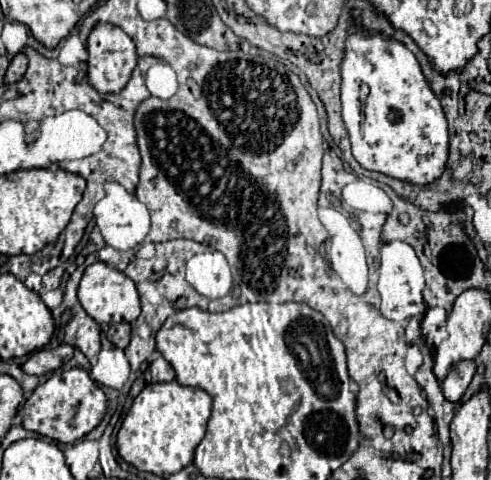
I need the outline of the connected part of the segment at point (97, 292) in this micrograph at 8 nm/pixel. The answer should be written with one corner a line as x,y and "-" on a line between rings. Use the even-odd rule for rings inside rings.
98,261
90,267
86,267
80,287
78,287
78,297
80,303
84,305
84,311
96,319
100,325
112,325
112,323
132,323
136,321
136,317
140,315
140,299
138,299
138,291
132,279
128,279
122,271

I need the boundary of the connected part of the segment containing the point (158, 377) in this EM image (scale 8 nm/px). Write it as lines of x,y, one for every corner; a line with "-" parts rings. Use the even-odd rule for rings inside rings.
156,357
150,363
150,377
152,377
152,383
160,383
160,381
172,381
176,375
164,357

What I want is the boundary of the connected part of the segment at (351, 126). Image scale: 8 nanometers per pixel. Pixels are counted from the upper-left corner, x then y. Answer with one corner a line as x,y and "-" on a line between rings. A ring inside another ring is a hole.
350,11
352,29
344,43
340,65
342,75
342,119
350,133
352,153
356,161
370,171
380,171
408,183
432,183
446,167
448,159
448,123
442,105
430,89
414,53
400,41
384,33
364,33
360,11

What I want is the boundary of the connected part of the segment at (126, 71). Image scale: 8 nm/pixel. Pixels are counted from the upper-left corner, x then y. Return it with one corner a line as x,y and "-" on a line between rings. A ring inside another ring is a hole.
98,23
92,29
90,37
88,37
88,53
90,53
90,59
88,59
90,85
94,89
98,89
100,93
118,93
118,91
122,91
124,85
128,83
134,67
136,67
136,61
138,61
134,41
116,25

